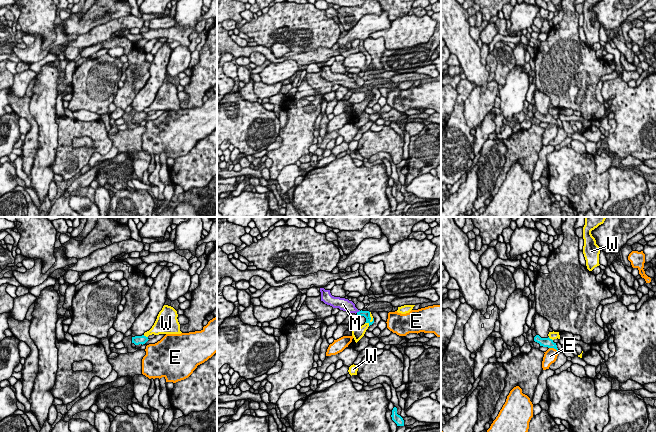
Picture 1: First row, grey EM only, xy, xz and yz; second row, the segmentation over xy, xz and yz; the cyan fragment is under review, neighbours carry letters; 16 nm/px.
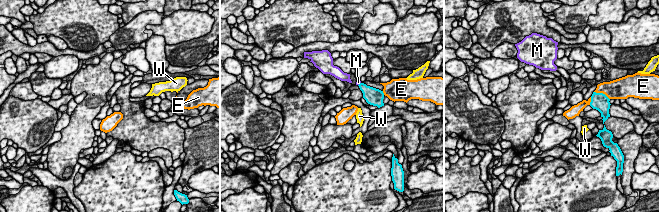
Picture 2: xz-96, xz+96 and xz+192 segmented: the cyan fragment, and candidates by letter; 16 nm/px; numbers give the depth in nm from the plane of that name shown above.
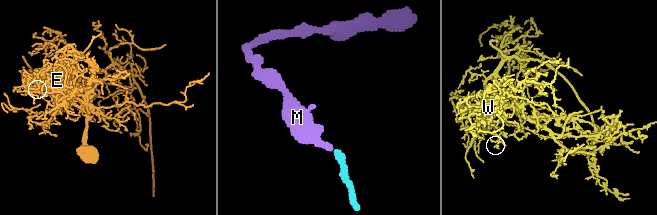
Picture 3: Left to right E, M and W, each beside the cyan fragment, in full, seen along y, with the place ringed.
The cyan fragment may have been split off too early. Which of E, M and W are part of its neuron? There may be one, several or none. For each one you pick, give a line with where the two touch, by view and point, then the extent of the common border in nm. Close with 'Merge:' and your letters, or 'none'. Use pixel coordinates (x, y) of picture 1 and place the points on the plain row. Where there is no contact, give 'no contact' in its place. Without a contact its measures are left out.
M: xz (357, 88) | 70 nm
Merge: M

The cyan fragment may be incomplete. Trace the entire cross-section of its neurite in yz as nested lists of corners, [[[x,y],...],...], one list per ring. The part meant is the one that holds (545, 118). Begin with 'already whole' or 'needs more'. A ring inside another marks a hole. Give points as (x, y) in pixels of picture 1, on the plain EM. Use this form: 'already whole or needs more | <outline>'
already whole | [[[536,111],[534,113],[534,117],[537,118],[537,119],[539,119],[540,122],[548,123],[548,124],[554,124],[559,129],[559,126],[557,124],[556,119],[554,119],[553,116],[550,115],[549,113],[548,114],[541,114],[539,111]]]

